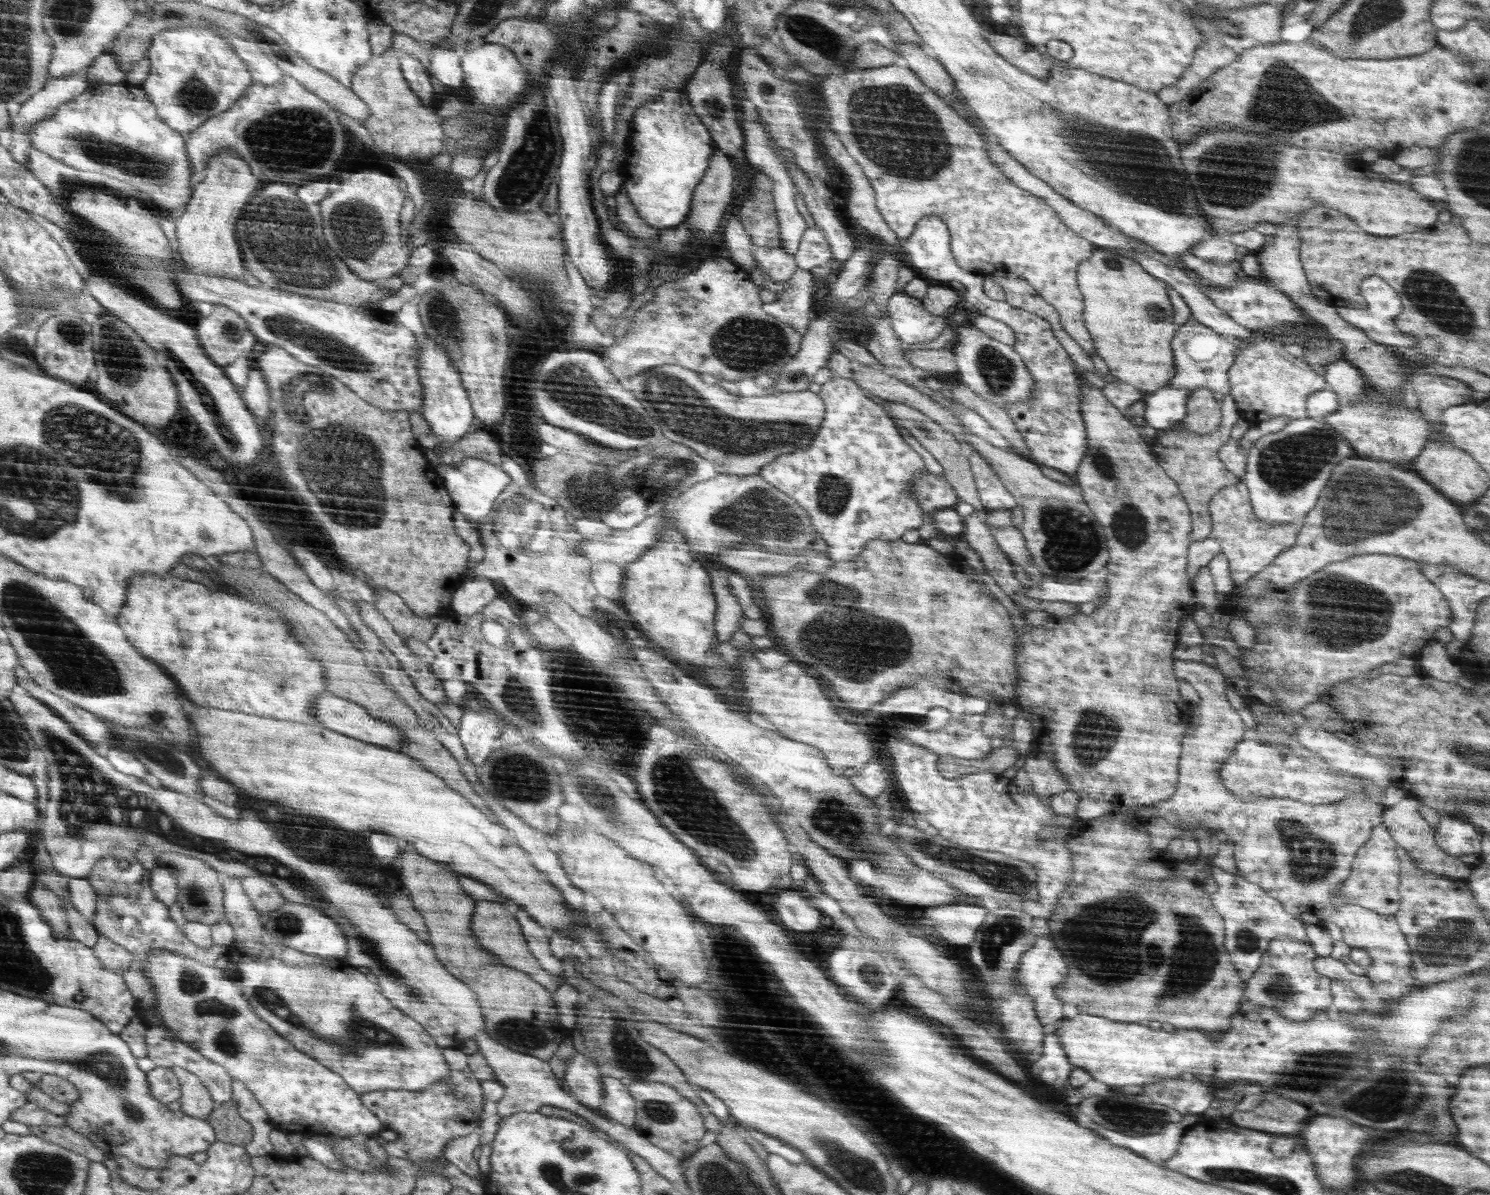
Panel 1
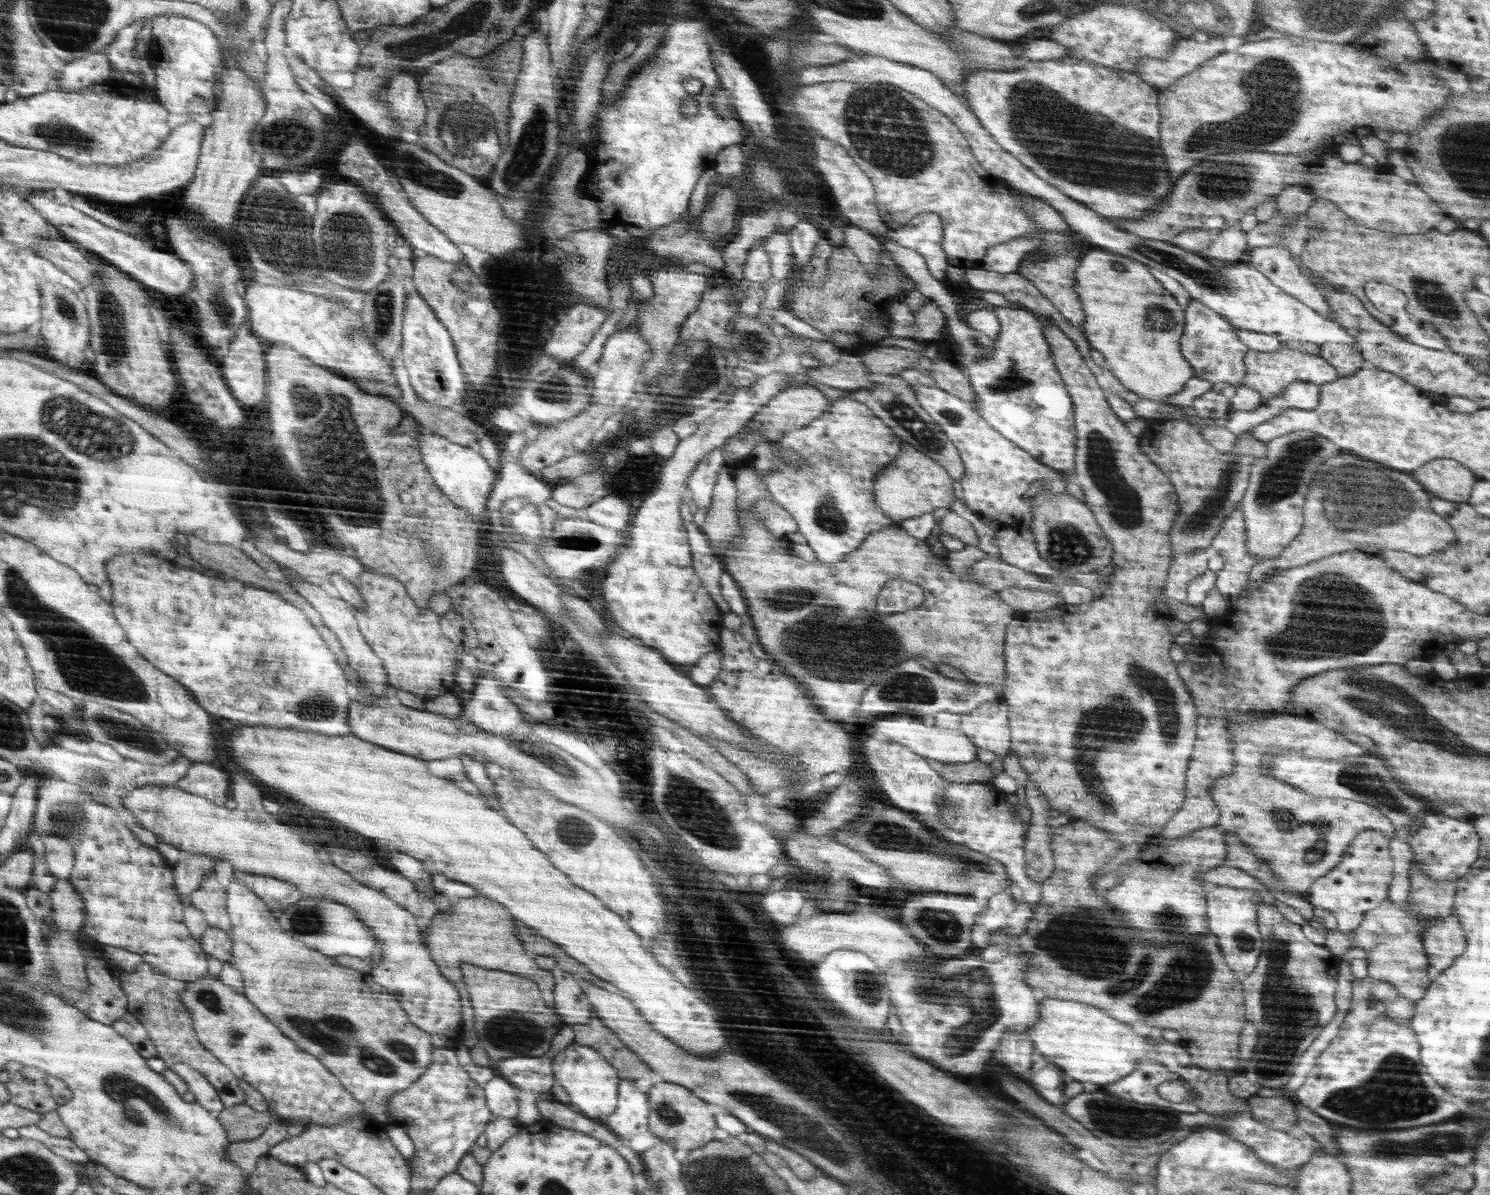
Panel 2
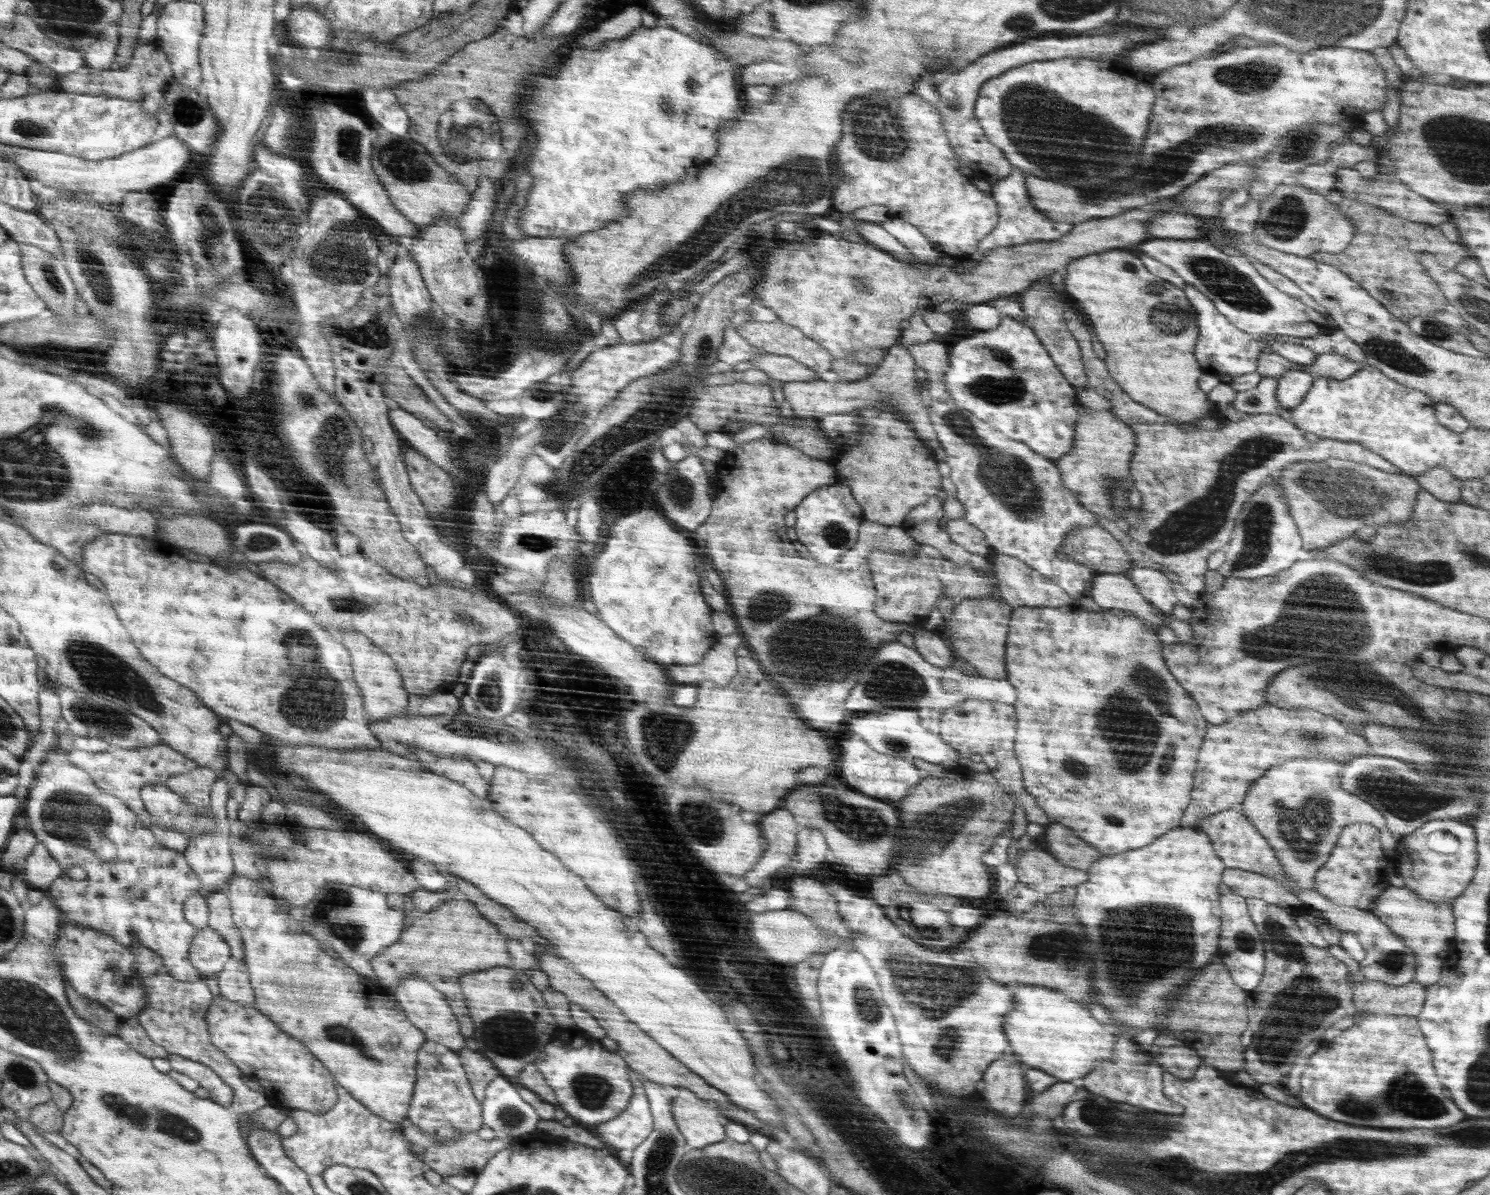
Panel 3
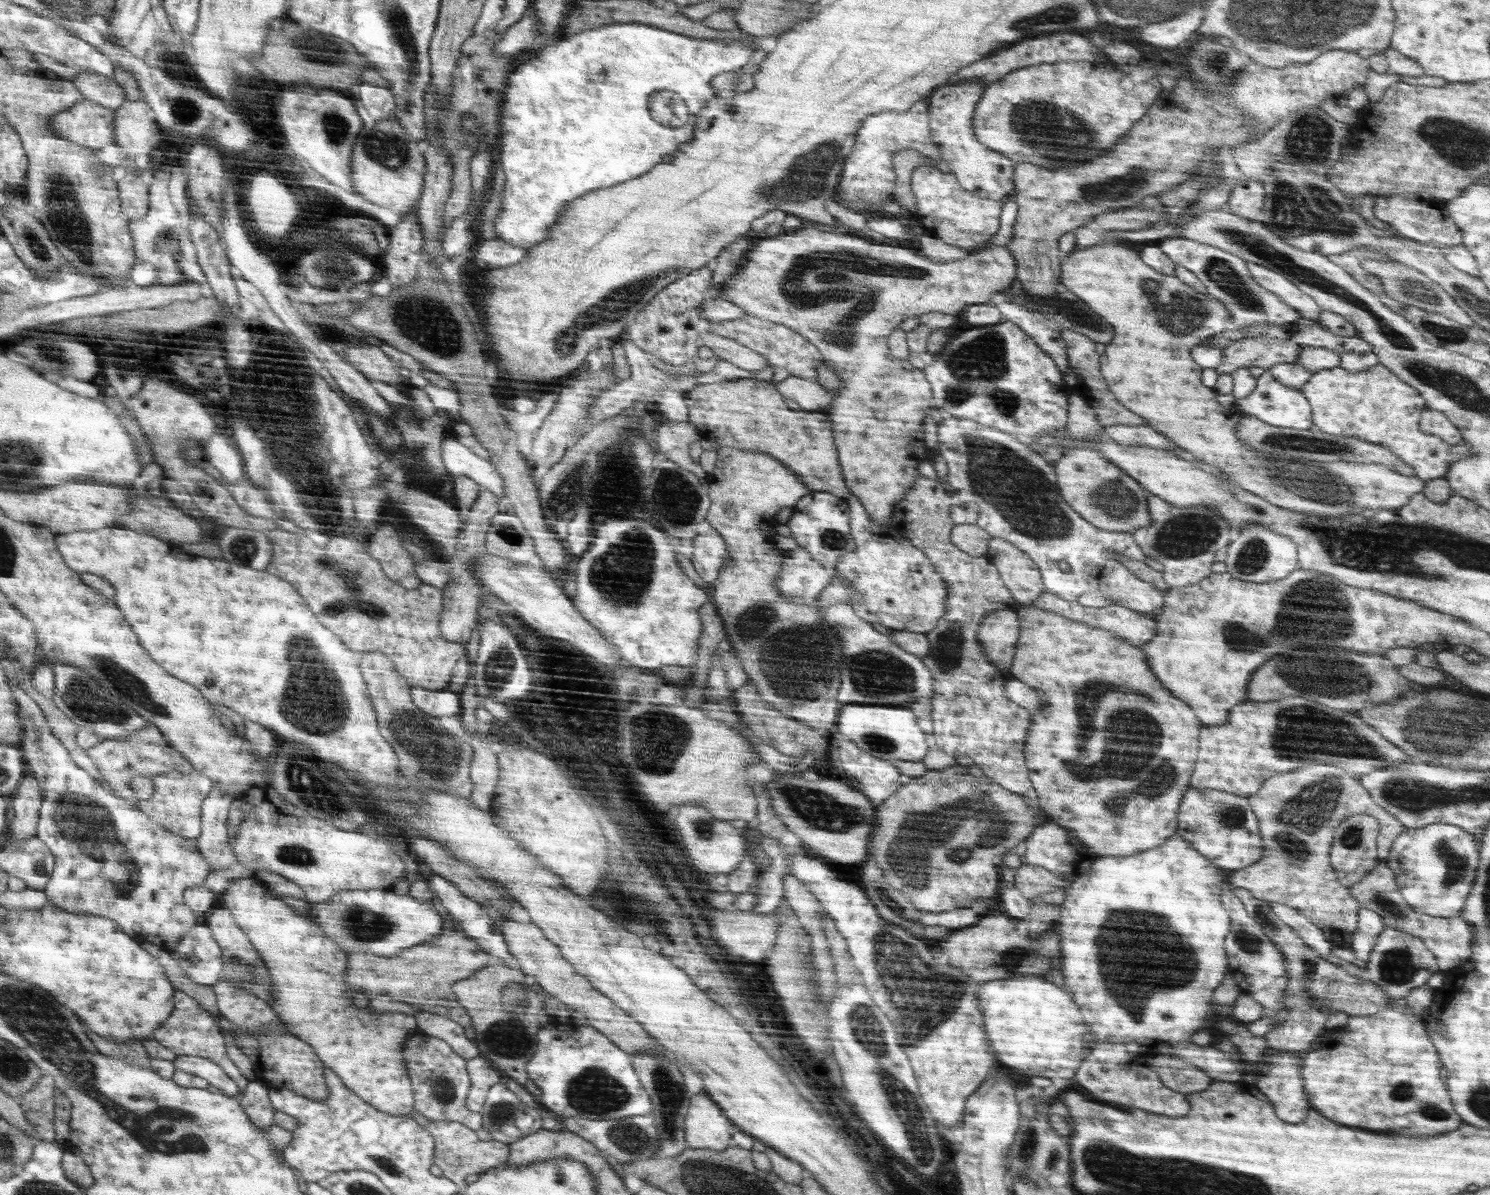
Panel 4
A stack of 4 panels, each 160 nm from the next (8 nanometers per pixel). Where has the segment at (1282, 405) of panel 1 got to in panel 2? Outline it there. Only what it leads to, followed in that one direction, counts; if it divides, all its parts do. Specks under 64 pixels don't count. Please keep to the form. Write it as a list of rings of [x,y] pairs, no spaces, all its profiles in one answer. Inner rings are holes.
[[[1282,344],[1279,349],[1273,351],[1259,351],[1249,348],[1243,361],[1246,374],[1242,386],[1257,390],[1261,396],[1261,401],[1264,403],[1270,402],[1275,396],[1280,396],[1282,391],[1293,382],[1311,382],[1312,384],[1323,385],[1340,378],[1338,371],[1320,355],[1291,349],[1286,344]]]

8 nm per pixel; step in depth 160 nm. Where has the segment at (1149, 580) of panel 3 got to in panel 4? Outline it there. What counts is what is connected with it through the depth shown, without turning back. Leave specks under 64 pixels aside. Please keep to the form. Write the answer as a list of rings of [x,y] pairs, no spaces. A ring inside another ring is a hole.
[[[951,416],[937,425],[936,446],[939,447],[941,456],[948,466],[945,482],[948,482],[953,491],[966,491],[971,494],[971,500],[980,509],[978,522],[976,522],[980,528],[983,528],[991,537],[998,536],[1014,544],[1037,564],[1046,590],[1069,601],[1077,601],[1078,597],[1085,592],[1100,591],[1113,604],[1128,607],[1142,614],[1163,607],[1164,593],[1120,564],[1119,560],[1122,557],[1139,561],[1144,561],[1146,558],[1144,550],[1134,541],[1133,535],[1097,528],[1074,512],[1059,491],[1052,463],[1012,435],[993,426],[984,426],[970,418]],[[1059,560],[1067,562],[1070,569],[1061,570],[1057,565]]]

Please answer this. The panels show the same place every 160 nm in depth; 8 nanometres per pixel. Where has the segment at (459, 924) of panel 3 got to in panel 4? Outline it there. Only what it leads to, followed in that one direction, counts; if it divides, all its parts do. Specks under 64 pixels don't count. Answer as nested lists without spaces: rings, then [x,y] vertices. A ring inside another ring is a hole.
[[[458,925],[443,928],[437,939],[427,940],[416,947],[405,948],[393,956],[377,956],[371,952],[349,953],[346,962],[346,996],[352,998],[361,994],[367,1000],[378,995],[390,996],[392,1000],[419,1006],[439,1015],[454,1016],[454,1022],[463,1028],[472,1026],[472,1017],[464,1007],[456,1002],[453,985],[465,980],[486,967],[489,954]]]

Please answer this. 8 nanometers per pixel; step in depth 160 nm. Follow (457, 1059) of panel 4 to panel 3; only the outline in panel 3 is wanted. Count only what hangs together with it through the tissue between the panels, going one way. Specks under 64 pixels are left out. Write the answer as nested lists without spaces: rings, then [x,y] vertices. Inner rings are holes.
[[[428,1039],[418,1052],[417,1082],[409,1108],[409,1121],[427,1134],[435,1134],[439,1144],[457,1140],[461,1134],[482,1128],[482,1108],[474,1096],[460,1053]]]

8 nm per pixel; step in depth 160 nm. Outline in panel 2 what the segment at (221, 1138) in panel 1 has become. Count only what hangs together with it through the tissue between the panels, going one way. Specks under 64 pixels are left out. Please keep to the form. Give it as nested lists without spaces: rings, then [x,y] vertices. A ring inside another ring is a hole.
[[[246,1104],[224,1108],[217,1116],[224,1125],[230,1142],[254,1140],[270,1123],[279,1122],[277,1115],[270,1111],[256,1112]]]

